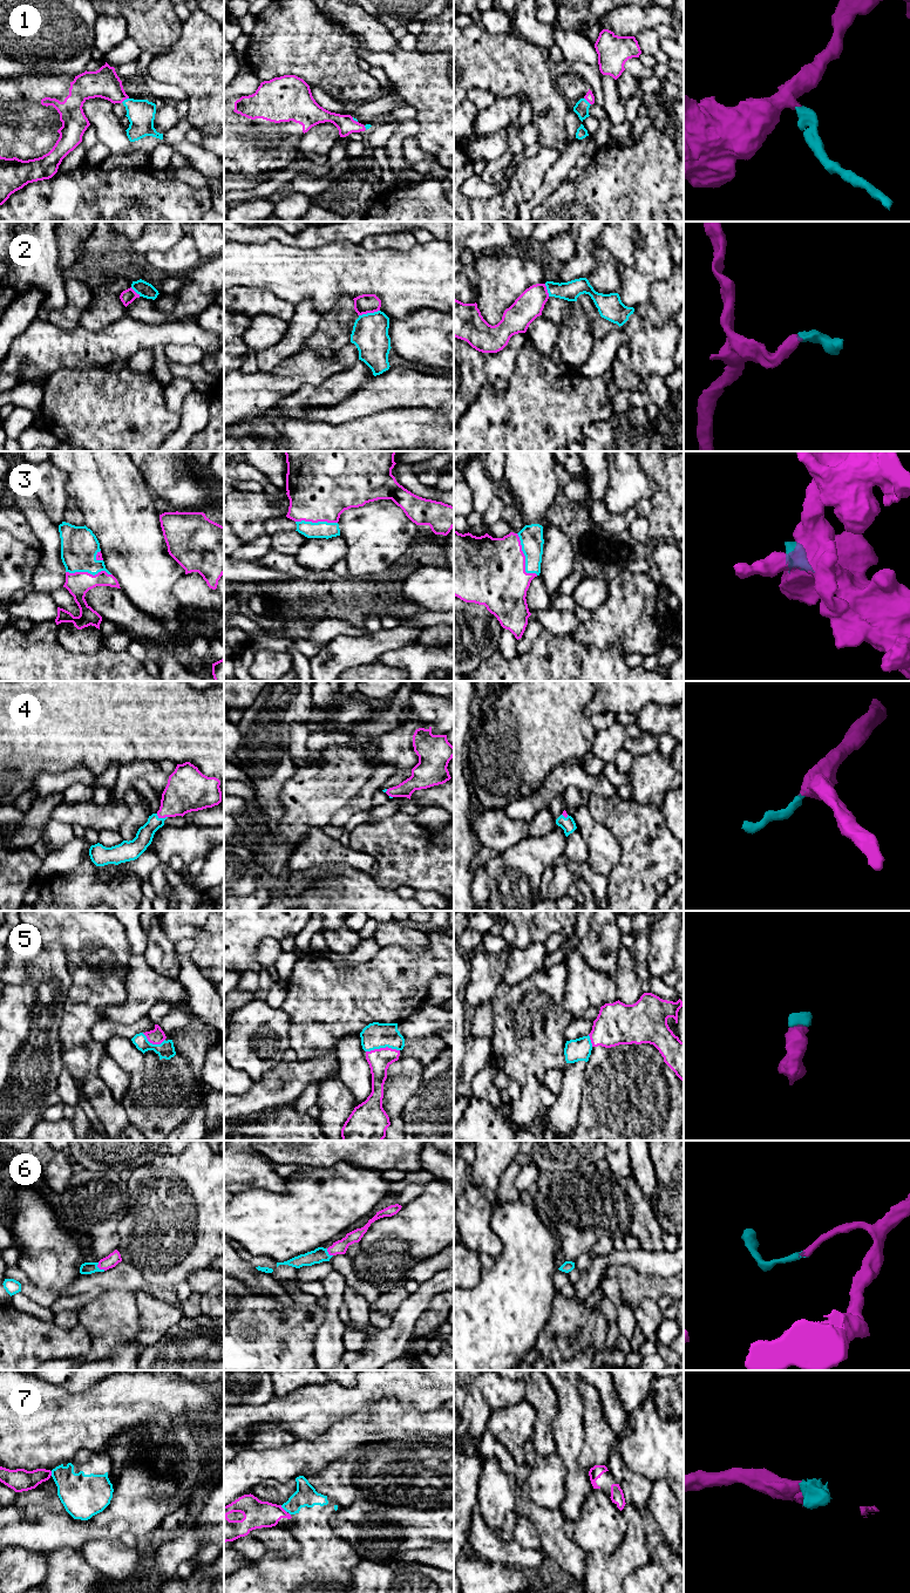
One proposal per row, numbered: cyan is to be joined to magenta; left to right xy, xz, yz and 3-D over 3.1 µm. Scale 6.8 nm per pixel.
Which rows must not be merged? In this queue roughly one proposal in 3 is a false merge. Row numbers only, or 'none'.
7

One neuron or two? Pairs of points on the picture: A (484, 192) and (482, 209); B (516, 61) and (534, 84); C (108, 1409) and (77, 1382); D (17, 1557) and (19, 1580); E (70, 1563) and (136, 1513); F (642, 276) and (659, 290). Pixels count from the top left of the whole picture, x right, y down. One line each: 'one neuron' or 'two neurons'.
A: two neurons
B: one neuron
C: two neurons
D: one neuron
E: two neurons
F: two neurons

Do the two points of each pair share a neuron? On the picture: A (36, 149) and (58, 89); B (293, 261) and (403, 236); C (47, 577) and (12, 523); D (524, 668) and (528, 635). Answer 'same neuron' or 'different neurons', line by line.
A: same neuron
B: different neurons
C: different neurons
D: different neurons

